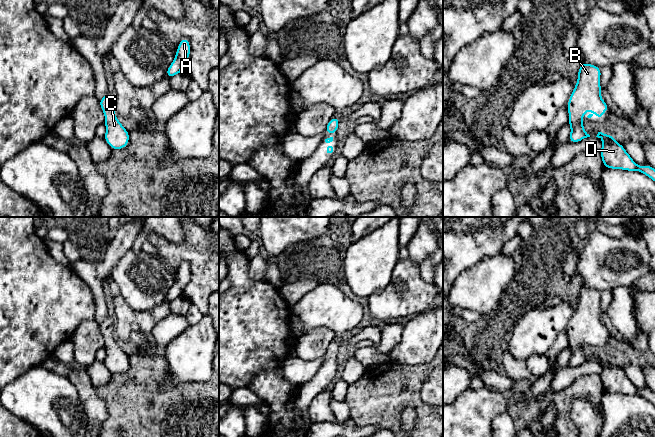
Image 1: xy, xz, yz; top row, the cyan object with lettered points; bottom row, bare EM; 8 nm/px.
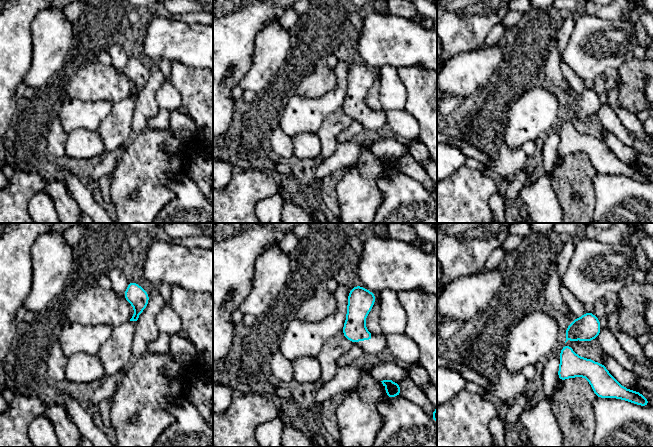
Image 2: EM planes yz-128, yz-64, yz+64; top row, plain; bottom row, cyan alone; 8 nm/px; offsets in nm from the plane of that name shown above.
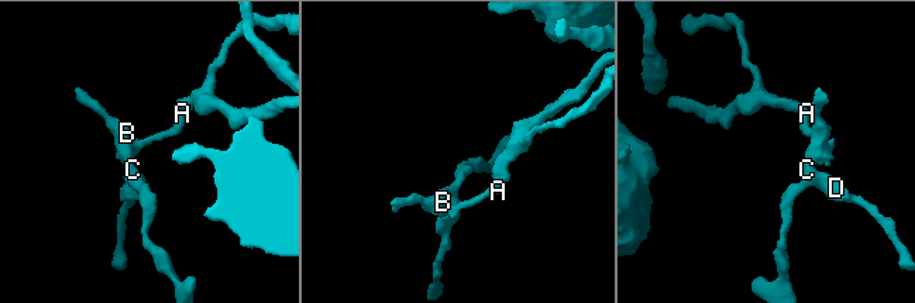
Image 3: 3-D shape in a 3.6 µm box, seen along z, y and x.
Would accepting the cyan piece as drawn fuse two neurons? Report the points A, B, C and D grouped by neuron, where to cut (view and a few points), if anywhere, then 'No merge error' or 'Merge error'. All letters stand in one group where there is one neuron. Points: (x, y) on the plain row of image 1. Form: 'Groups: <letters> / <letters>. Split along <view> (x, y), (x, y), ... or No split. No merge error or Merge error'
Groups: A B C D. No split. No merge error

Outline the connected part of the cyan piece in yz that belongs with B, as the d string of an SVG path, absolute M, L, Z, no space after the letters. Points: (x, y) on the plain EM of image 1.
M582 286L578 294L578 304L567 327L571 358L569 366L578 367L584 362L590 361L585 355L582 342L585 334L596 336L596 342L603 343L603 337L609 334L609 330L601 322L601 292Z

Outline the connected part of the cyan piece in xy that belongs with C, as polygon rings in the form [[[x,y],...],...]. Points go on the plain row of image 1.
[[[108,316],[99,324],[101,333],[105,339],[106,358],[104,364],[112,374],[125,372],[129,368],[129,355],[127,355],[115,340],[115,323]]]

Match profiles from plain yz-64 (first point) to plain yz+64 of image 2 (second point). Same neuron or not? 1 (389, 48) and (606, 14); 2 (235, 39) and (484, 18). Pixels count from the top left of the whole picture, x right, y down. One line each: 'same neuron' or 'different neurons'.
1: different neurons
2: same neuron

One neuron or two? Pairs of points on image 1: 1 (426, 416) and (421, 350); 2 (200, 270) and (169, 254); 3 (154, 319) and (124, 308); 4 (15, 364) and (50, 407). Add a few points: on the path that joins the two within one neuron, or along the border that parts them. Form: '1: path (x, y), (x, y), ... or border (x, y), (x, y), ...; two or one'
1: border (432, 359), (426, 363), (414, 366); two
2: path (194, 262), (186, 254), (177, 254); one
3: path (147, 319), (135, 319), (131, 315); one
4: border (41, 363), (31, 367), (10, 383); two

